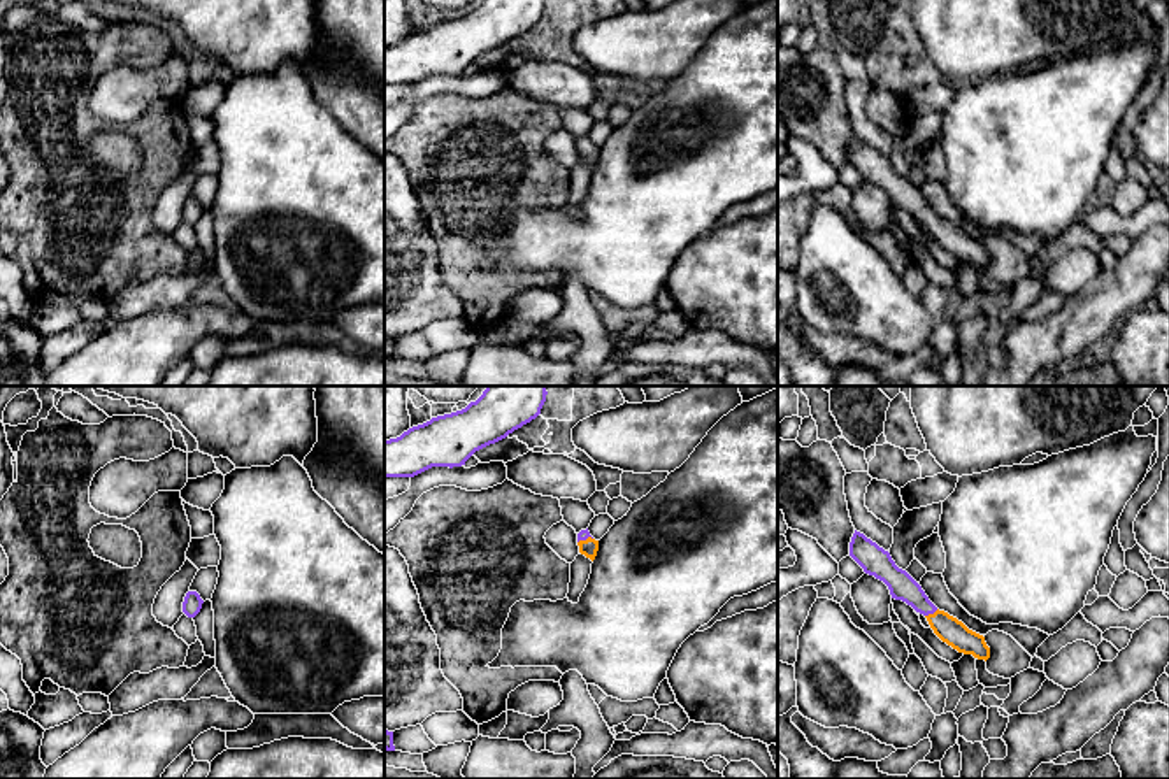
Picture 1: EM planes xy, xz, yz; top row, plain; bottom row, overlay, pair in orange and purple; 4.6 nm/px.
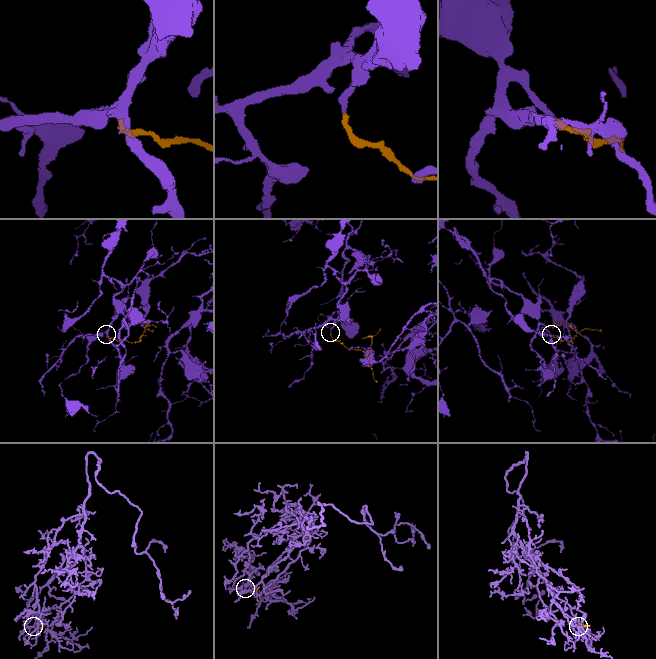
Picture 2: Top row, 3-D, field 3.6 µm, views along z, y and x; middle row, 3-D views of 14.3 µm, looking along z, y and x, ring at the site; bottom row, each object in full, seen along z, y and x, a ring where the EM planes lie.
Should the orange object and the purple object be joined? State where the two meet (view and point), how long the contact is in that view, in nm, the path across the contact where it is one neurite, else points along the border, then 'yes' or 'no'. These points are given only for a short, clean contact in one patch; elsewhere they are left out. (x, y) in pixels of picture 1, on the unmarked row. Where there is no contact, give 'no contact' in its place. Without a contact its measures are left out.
contact yz (931, 221); length 70 nm; way yz (948, 235), (931, 221), (903, 193); yes

